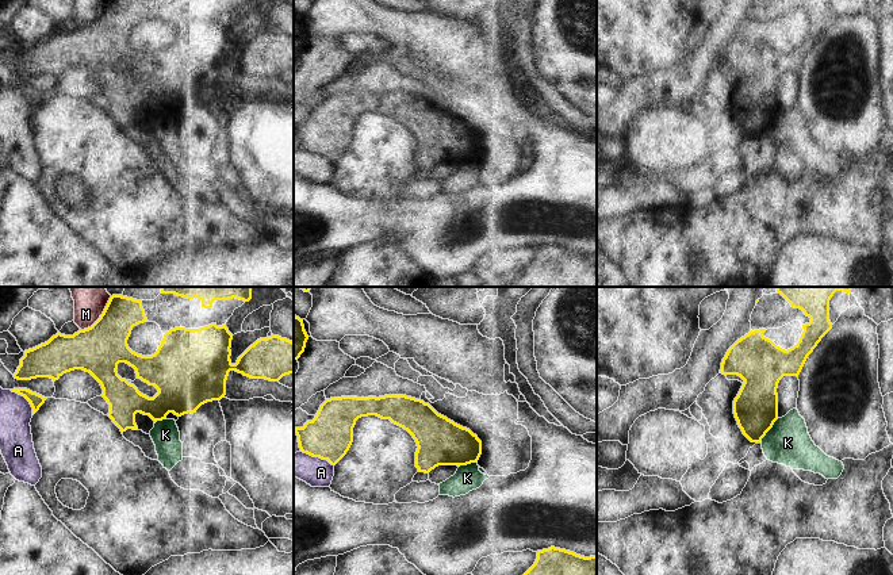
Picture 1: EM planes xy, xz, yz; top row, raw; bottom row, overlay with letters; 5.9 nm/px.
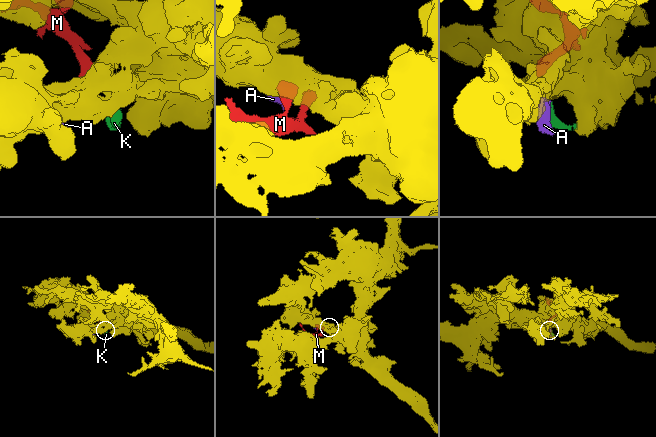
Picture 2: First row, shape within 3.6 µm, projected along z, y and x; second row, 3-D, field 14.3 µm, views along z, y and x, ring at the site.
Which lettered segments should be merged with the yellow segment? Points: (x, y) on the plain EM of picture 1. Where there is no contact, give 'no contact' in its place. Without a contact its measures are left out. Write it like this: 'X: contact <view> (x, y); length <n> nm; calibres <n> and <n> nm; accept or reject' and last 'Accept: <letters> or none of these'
A: contact xz (317, 153); length 220 nm; calibres 280 and 170 nm; reject
K: contact yz (769, 126); length 190 nm; calibres 260 and 260 nm; reject
M: contact xy (98, 16); length 220 nm; calibres 280 and 140 nm; reject
Accept: none of these

